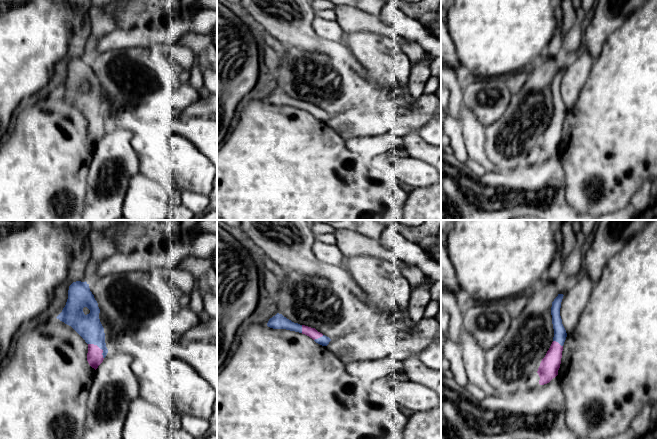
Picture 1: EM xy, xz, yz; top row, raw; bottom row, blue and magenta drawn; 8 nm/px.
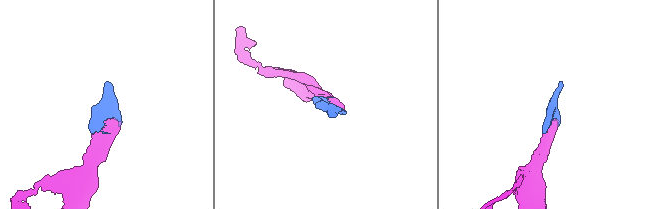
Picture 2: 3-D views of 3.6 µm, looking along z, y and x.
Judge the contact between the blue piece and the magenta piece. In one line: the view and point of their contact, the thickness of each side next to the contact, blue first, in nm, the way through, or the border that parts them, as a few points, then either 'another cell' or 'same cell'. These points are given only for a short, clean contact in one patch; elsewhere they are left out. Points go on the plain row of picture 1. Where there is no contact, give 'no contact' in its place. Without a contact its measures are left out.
meets blue in xy at (99, 123); 200 nm thick on the blue side, 130 nm on the other; same cell

